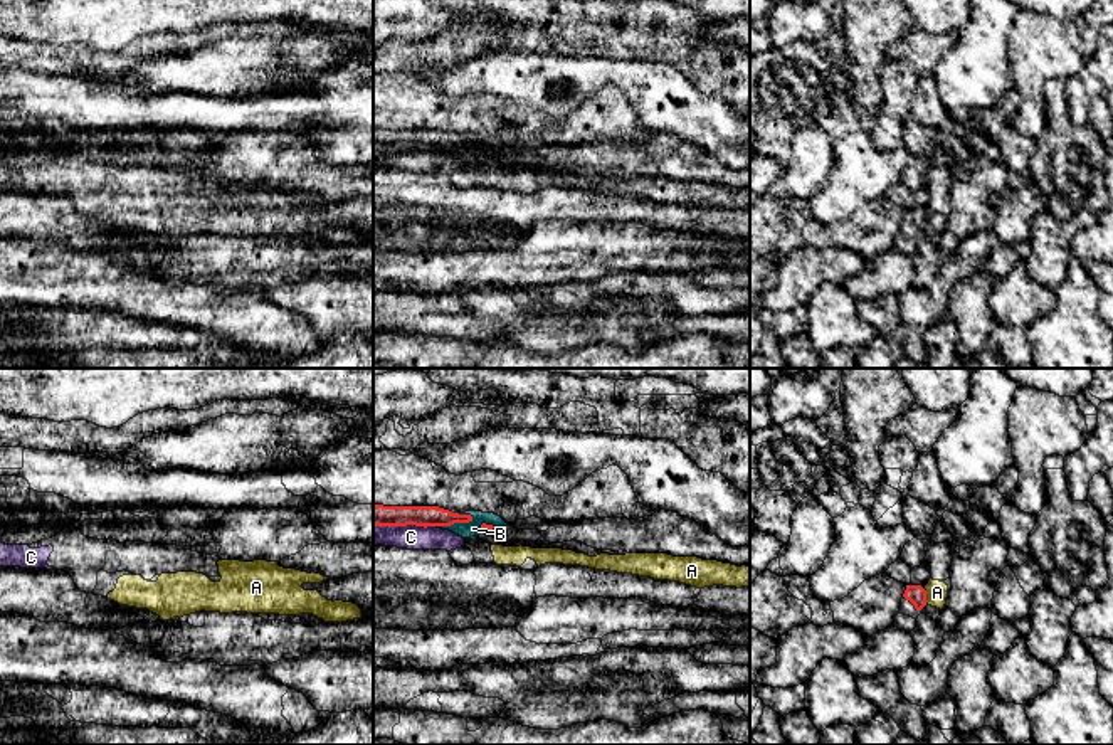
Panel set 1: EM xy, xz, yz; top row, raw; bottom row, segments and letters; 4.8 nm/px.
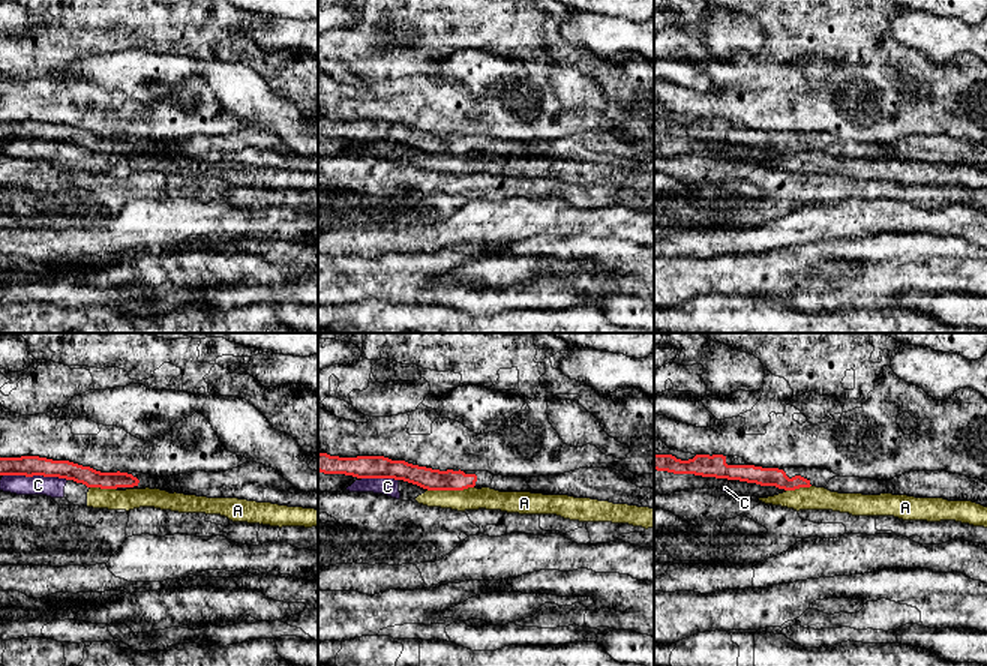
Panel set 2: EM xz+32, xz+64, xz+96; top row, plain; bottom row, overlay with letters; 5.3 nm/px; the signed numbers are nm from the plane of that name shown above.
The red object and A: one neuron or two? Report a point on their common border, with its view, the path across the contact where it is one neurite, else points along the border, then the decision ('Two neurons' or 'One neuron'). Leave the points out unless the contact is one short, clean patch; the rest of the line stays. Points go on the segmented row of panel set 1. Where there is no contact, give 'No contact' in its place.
Touches red at yz (925, 596). Boundary: yz (923, 589), (927, 602). Two neurons

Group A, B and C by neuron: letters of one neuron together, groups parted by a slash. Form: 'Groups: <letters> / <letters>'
Groups: A C / B

